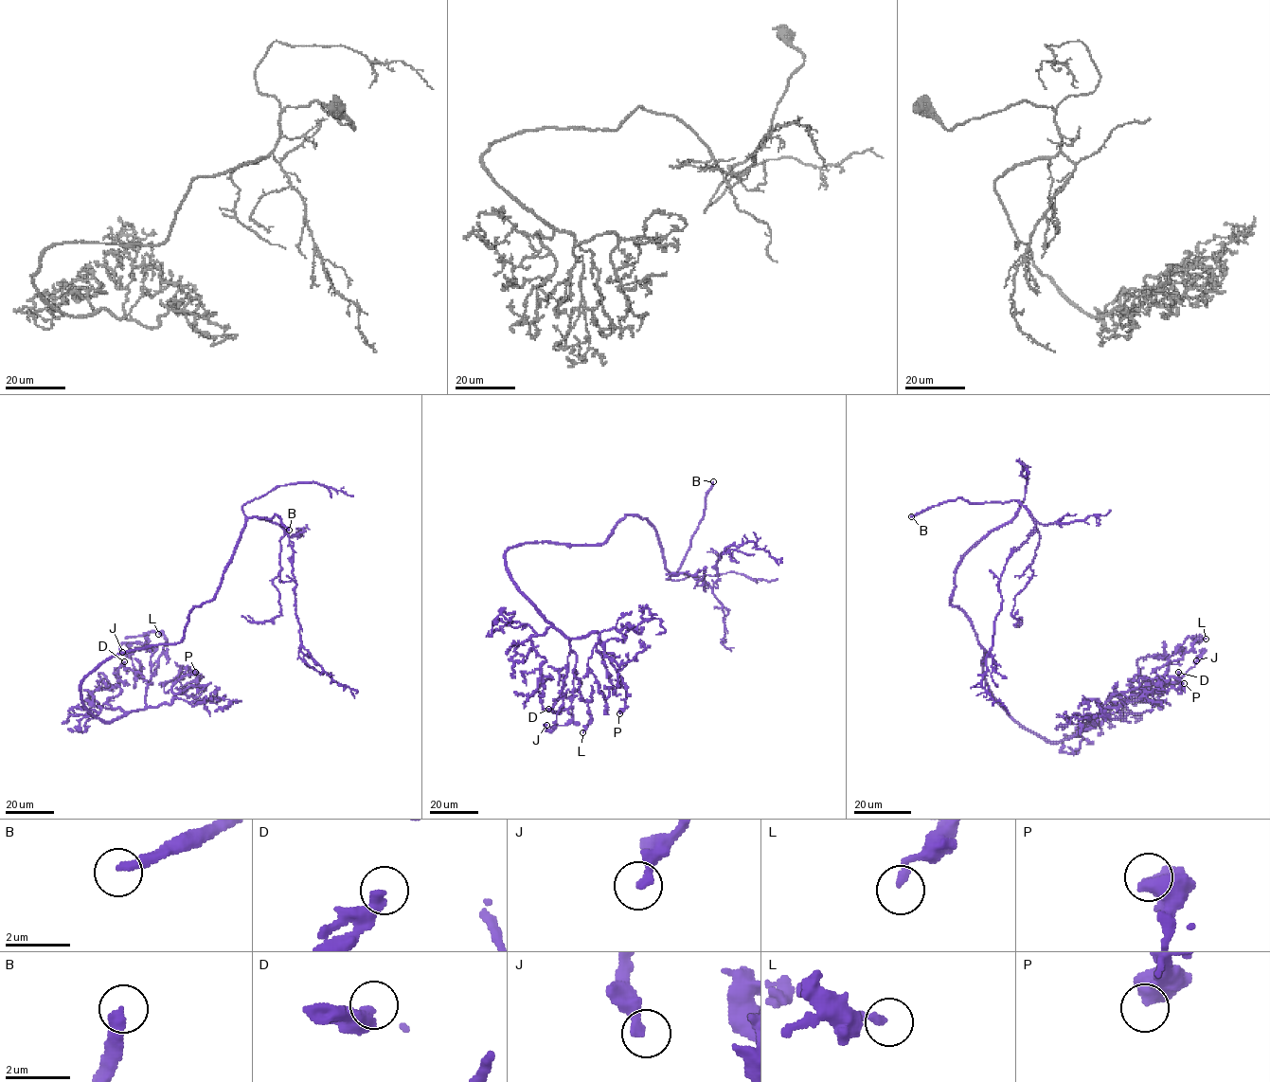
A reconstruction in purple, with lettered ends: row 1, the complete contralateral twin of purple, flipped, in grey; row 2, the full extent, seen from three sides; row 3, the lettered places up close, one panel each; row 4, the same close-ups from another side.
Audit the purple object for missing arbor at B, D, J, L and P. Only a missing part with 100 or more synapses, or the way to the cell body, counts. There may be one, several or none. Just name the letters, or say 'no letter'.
B

